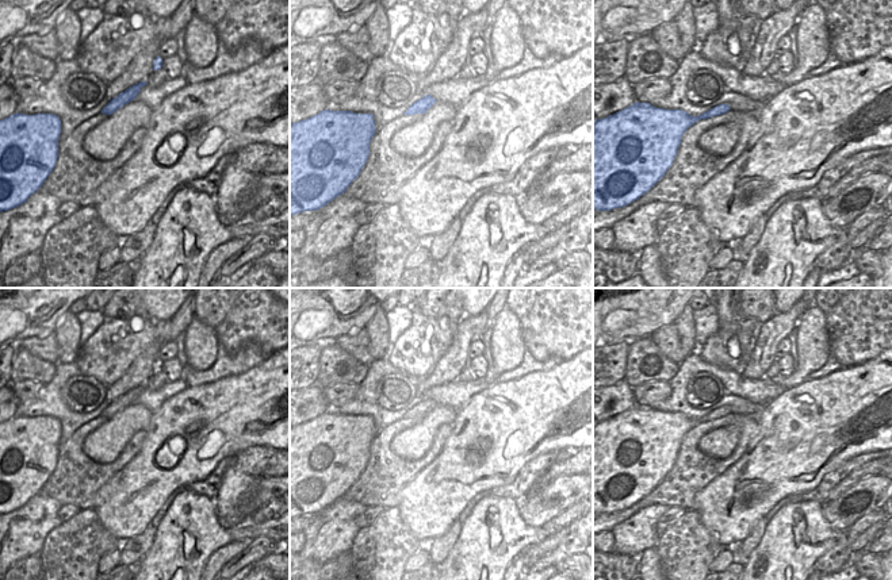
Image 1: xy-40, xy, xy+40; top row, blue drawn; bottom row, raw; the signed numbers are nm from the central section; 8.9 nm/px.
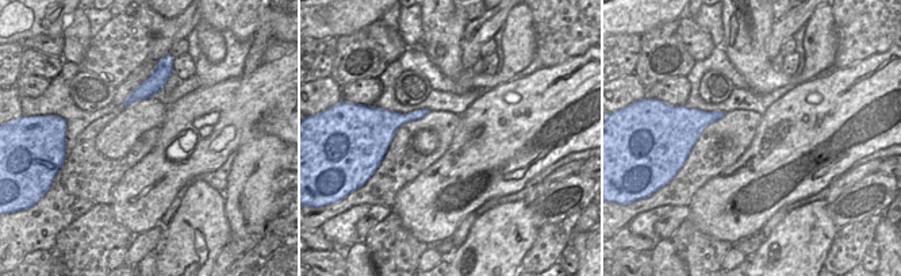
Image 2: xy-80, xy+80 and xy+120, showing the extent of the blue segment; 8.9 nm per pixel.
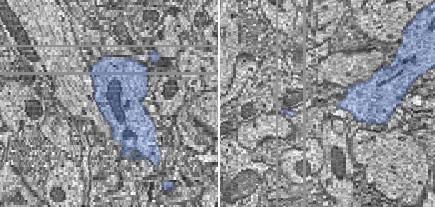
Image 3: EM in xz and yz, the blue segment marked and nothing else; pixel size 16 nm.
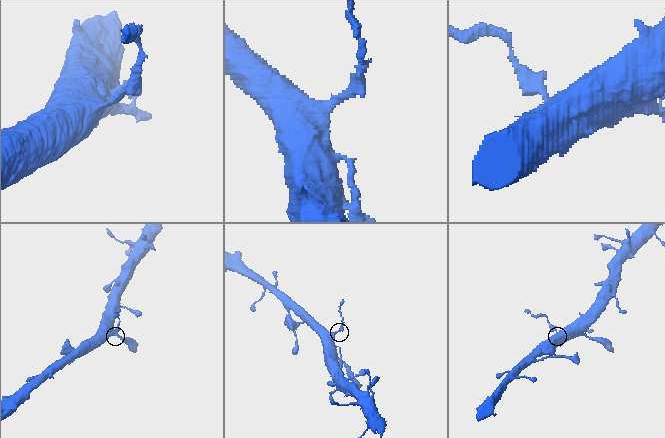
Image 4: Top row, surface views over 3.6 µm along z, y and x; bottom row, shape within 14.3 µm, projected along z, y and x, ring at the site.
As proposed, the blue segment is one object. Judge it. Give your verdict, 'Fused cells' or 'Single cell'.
Fused cells.

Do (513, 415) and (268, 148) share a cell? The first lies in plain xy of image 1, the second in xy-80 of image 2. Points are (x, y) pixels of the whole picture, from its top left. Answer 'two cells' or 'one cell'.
two cells

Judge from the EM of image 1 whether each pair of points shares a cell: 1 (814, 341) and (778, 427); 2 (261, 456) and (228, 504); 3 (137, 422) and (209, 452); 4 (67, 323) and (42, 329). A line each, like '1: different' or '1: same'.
1: different
2: same
3: different
4: different

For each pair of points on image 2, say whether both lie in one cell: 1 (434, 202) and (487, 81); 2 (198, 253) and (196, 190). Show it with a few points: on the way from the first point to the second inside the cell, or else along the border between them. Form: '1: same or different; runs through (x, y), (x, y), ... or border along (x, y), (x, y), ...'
1: different; border along (514, 77), (484, 91)
2: same; runs through (195, 237), (196, 206)

